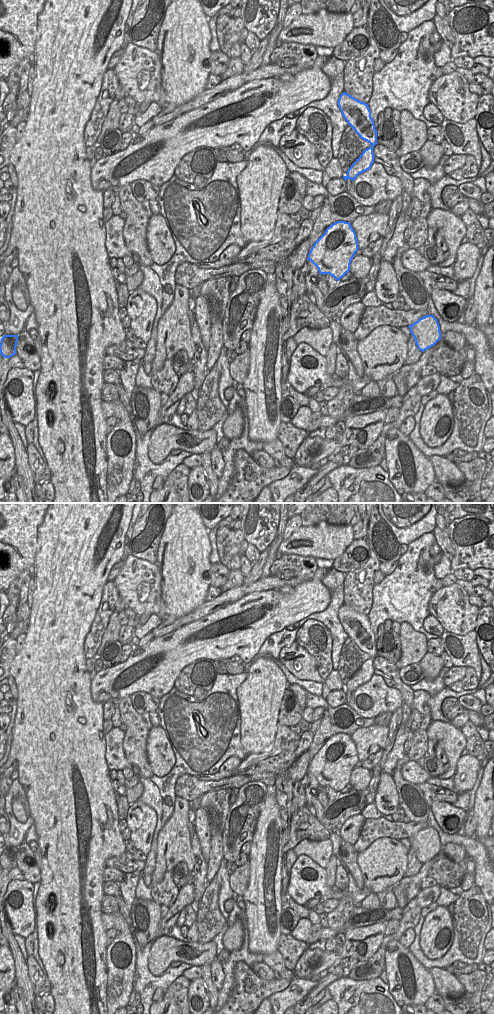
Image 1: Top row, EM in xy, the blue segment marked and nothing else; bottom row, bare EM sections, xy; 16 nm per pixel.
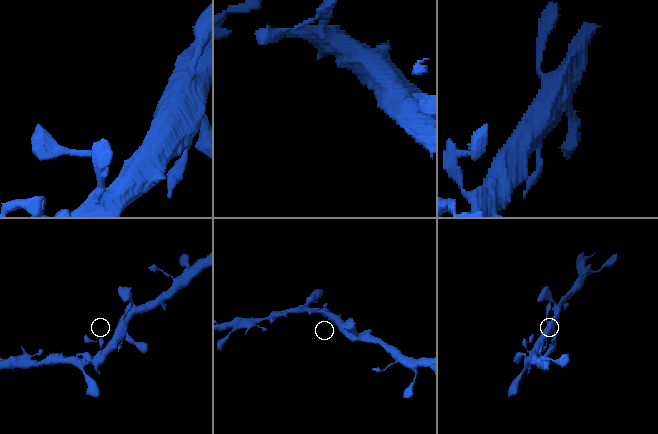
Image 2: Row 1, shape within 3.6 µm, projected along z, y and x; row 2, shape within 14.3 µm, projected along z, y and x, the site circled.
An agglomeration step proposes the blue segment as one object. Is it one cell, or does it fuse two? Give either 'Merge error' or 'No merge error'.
No merge error

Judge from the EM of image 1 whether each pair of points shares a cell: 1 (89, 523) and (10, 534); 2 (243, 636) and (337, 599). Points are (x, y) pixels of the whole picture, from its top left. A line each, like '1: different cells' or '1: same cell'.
1: different cells
2: different cells

